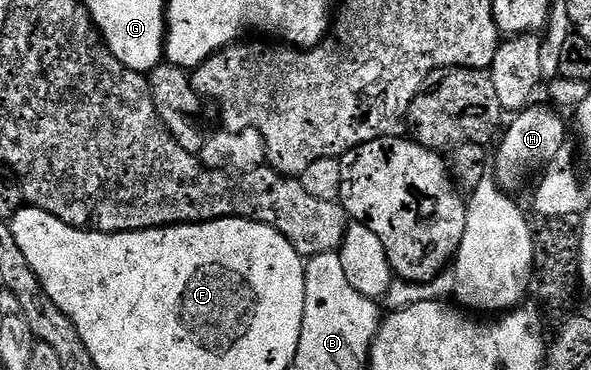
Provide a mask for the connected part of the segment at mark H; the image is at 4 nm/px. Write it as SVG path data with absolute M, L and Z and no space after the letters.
M532 105L523 108L512 118L515 119L512 123L510 120L506 124L498 140L499 157L494 158L493 173L499 186L508 193L515 193L534 171L542 172L548 165L554 164L554 159L563 151L563 142L567 139L567 123L559 116L562 114L558 110L547 107Z

